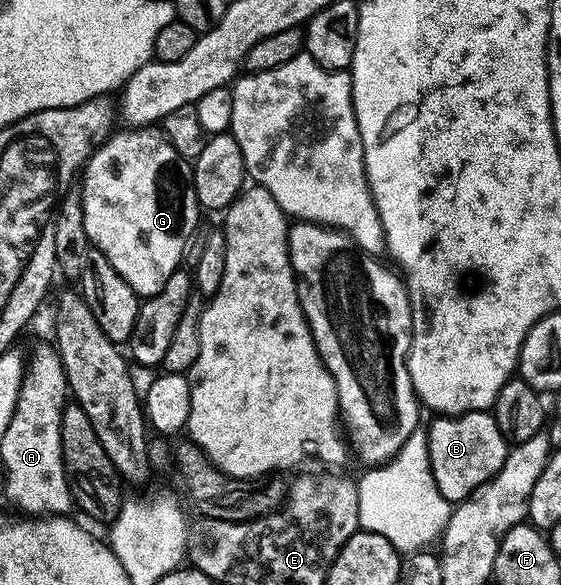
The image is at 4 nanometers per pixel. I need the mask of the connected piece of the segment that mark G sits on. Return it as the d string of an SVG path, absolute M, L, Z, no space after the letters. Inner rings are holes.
M153 125L125 129L111 133L90 155L81 171L84 232L88 232L91 247L99 250L108 264L112 264L112 268L116 268L116 272L124 276L139 299L145 300L156 296L156 292L160 292L160 288L168 284L168 276L172 276L172 272L183 265L182 253L198 226L200 207L194 187L191 159L180 156L165 133Z

